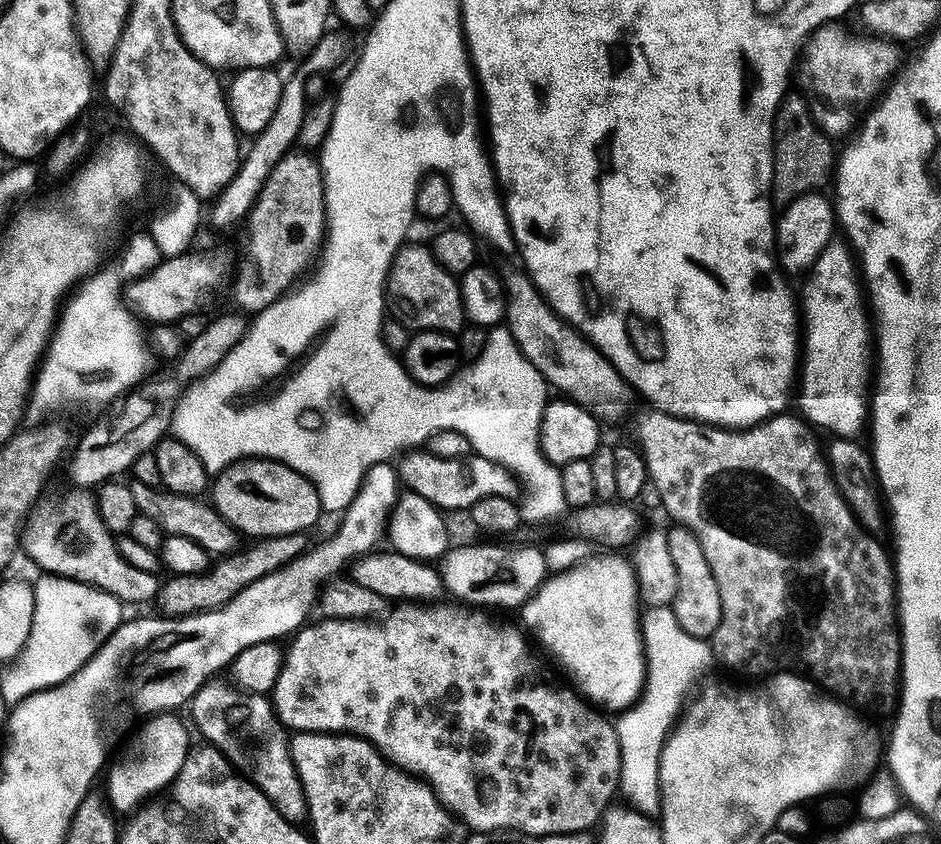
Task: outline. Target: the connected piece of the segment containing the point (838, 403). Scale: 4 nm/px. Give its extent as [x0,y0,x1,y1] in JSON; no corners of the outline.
[800,246,870,434]

